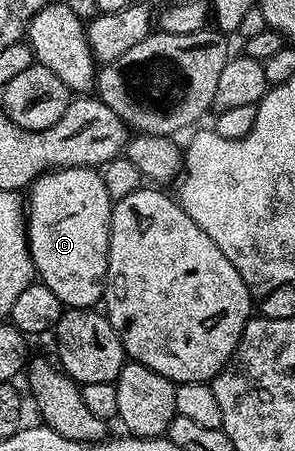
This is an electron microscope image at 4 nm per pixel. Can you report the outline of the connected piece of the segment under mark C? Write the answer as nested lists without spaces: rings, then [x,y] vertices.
[[[95,167],[48,171],[27,188],[26,222],[32,263],[39,282],[45,283],[65,308],[95,308],[104,298],[113,202],[106,193],[106,181]]]

